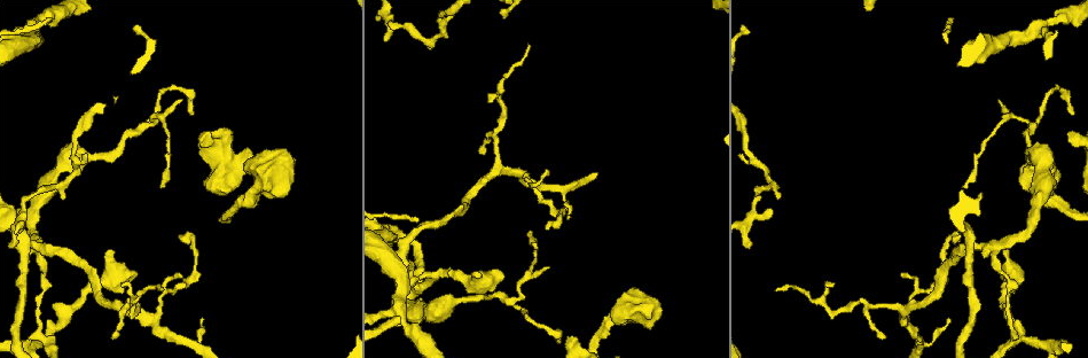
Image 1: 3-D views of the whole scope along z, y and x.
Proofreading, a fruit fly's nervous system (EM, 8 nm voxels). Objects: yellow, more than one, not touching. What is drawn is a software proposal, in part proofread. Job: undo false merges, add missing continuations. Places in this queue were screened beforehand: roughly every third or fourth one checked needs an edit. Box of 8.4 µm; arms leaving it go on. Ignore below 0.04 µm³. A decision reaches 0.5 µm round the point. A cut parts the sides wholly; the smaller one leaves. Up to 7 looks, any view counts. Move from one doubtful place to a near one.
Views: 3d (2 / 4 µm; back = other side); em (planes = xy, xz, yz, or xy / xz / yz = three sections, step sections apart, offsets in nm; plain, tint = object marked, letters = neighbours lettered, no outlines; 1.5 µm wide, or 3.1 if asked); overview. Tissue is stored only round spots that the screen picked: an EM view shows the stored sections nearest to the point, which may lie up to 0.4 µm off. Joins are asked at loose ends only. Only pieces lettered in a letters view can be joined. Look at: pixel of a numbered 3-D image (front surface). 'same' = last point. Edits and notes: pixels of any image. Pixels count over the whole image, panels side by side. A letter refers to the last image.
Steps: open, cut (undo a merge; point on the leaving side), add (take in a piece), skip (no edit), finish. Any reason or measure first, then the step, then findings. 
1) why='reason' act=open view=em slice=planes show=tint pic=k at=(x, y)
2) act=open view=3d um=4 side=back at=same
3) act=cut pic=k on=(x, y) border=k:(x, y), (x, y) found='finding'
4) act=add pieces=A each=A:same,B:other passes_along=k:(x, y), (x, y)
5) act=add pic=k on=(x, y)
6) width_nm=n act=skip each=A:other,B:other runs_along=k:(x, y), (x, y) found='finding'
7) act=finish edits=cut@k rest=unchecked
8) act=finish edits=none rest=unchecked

why='an open end' act=open view=em slice=planes show=letters pic=1 at=(211, 133)

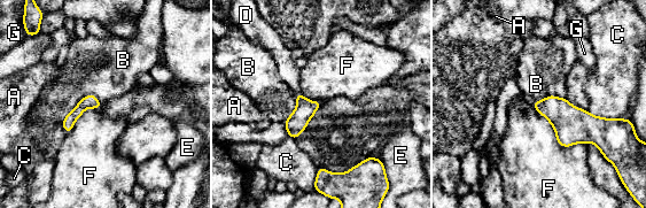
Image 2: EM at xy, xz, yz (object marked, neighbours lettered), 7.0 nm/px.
act=add pieces=D each=A:other,B:other,C:other,D:same,E:other,F:other,G:other passes_along=2:(296, 123), (297, 93), (287, 69) found='it goes on there'

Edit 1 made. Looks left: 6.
act=open view=overview

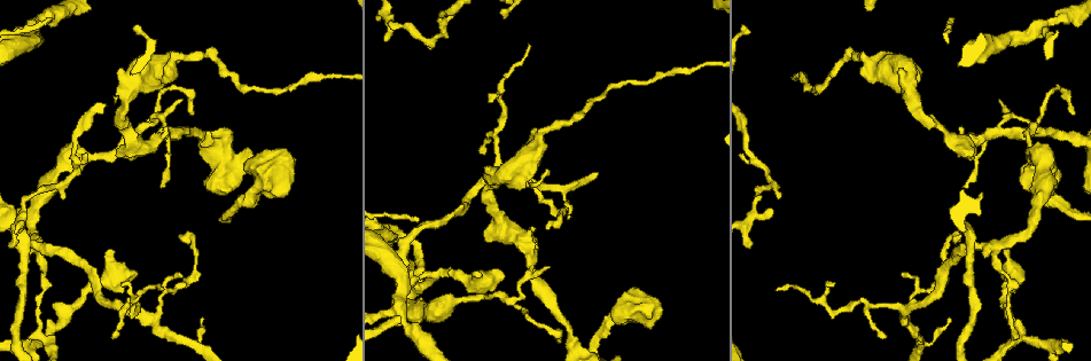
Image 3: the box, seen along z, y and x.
why='three arms meet' act=open view=em slice=planes show=letters pic=3 at=(1039, 30)

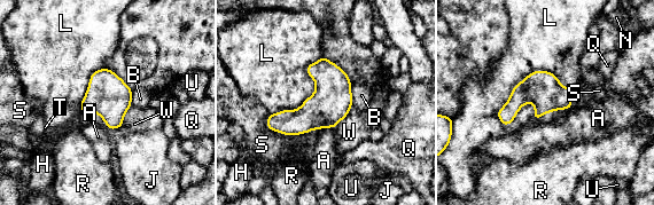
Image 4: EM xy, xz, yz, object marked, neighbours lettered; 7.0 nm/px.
act=skip each=A:other,B:other,H:other,J:other,L:other,N:other,Q:other,R:other,S:other,T:other,U:other,W:other border=4:(334, 128), (322, 127), (320, 129) found='one cell here'

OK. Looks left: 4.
why='closes a loop' act=open view=em slice=planes show=letters pic=3 at=(42, 339)

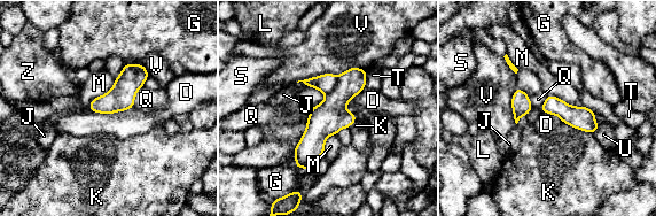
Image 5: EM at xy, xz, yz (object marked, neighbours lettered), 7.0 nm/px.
width_nm=140 act=cut pic=5 on=(327, 118) each=D:other,G:other,J:other,K:other,L:other,M:other,Q:other,S:other,T:other,U:other,V:other,Z:other border=5:(337, 76), (335, 86), (325, 94) found='a second cell is stuck on'

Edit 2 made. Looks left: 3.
act=finish edits=add@2,cut@5 rest=unchecked

